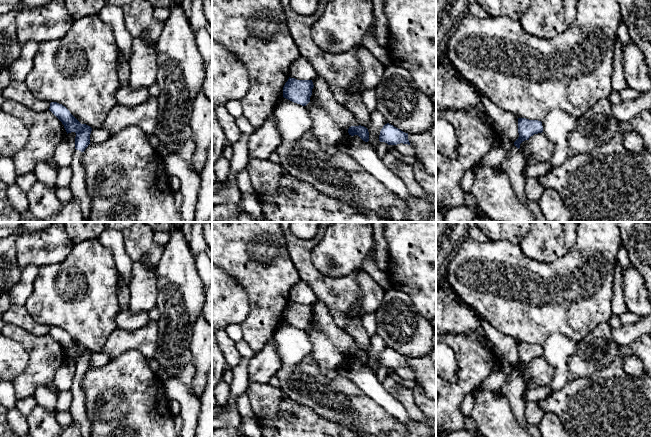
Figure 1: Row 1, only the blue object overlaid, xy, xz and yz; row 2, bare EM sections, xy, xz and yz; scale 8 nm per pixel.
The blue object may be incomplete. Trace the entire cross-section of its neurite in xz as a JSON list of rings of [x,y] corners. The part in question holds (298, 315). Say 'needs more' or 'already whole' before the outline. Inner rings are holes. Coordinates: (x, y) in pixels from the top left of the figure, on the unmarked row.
already whole; [[[289,301],[283,311],[283,321],[294,327],[306,330],[310,326],[313,311],[312,304],[297,304]]]

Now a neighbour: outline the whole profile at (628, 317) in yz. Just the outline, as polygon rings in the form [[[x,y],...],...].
[[[627,311],[620,316],[620,319],[623,323],[635,323],[639,321],[641,317],[633,314],[632,312]]]

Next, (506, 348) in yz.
[[[472,309],[472,311],[477,317],[487,340],[493,345],[499,361],[509,362],[514,367],[519,361],[518,342],[512,337],[500,332],[475,310]]]

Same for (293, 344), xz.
[[[284,321],[272,334],[282,366],[298,364],[312,351],[312,343],[305,330]]]

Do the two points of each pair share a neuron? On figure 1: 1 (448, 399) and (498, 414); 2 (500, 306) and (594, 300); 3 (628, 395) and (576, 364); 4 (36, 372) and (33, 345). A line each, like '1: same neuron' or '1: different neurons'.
1: different neurons
2: same neuron
3: different neurons
4: same neuron

